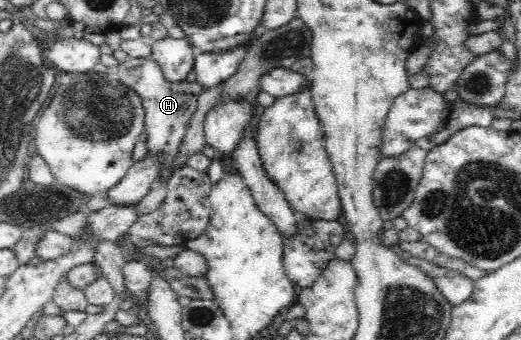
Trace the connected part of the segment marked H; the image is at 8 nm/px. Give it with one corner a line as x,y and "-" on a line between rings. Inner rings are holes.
128,56
123,62
118,63
119,81
131,87
141,96
145,108
145,129
147,139
144,143
147,154
157,154
161,158
161,171
157,178
164,183
169,181
172,159
177,155
179,146
186,134
192,115
198,106
198,97
202,92
199,82
169,82
161,70
161,66
155,60
149,58
132,58

